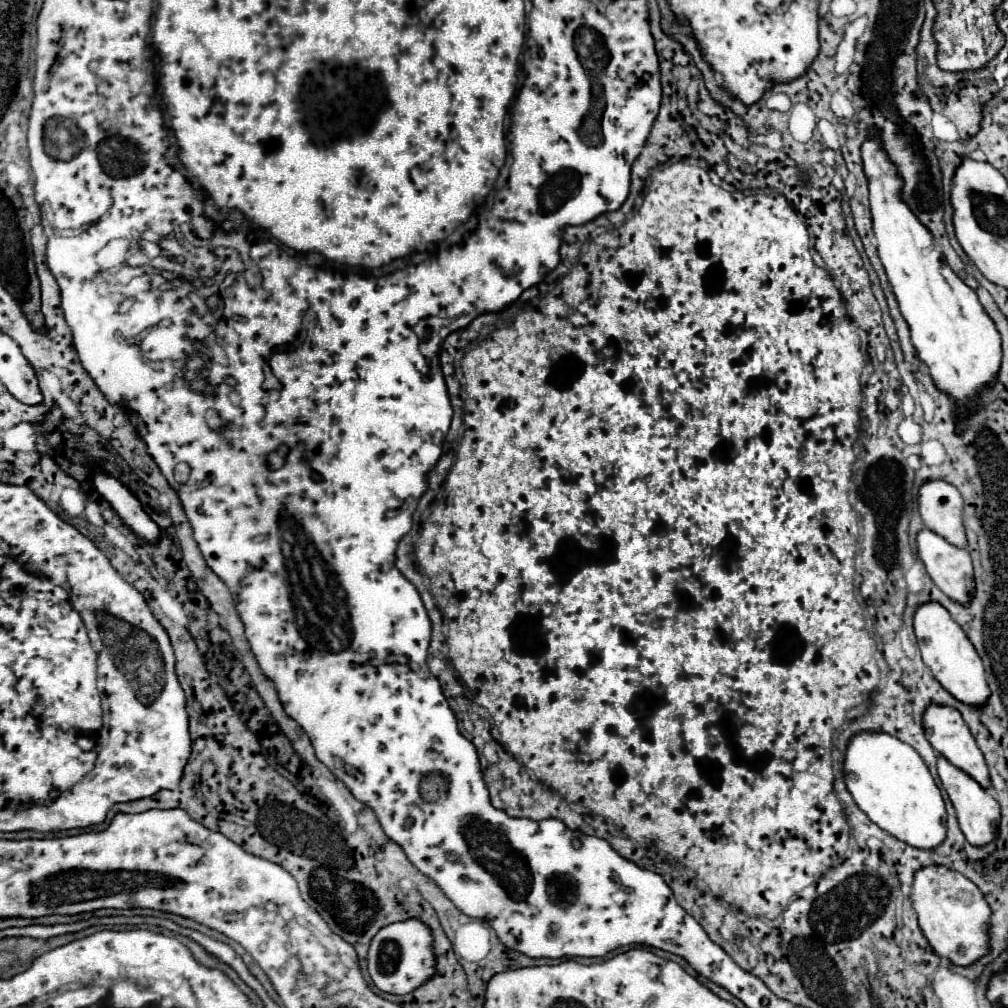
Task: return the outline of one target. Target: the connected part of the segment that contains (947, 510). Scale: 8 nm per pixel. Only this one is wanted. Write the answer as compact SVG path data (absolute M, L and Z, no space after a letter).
M928 481L920 487L920 515L926 529L966 549L968 539L962 525L962 495L946 481Z

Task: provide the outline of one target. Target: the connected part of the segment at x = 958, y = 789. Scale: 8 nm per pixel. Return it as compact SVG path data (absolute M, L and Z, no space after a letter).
M938 757L938 775L942 779L942 785L944 785L946 793L948 793L954 809L956 809L958 823L960 823L960 829L962 829L966 841L970 845L974 845L974 847L984 847L990 841L994 841L994 837L998 835L1000 805L992 797L992 793L988 793L986 789L982 789L972 777L968 777L964 771L960 771L952 763L948 763L944 757Z

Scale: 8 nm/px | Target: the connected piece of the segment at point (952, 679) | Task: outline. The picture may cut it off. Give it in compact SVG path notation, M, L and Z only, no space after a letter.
M924 603L918 607L914 615L914 631L918 637L918 645L922 651L924 663L930 667L932 675L938 683L958 701L970 707L984 707L990 695L990 687L986 683L984 665L970 639L962 631L962 627L950 617L950 613L938 603Z

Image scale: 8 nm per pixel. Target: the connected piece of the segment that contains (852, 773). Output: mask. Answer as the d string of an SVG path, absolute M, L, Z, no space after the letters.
M858 733L850 739L844 781L856 805L886 833L918 847L934 849L946 839L946 807L922 757L888 733Z

